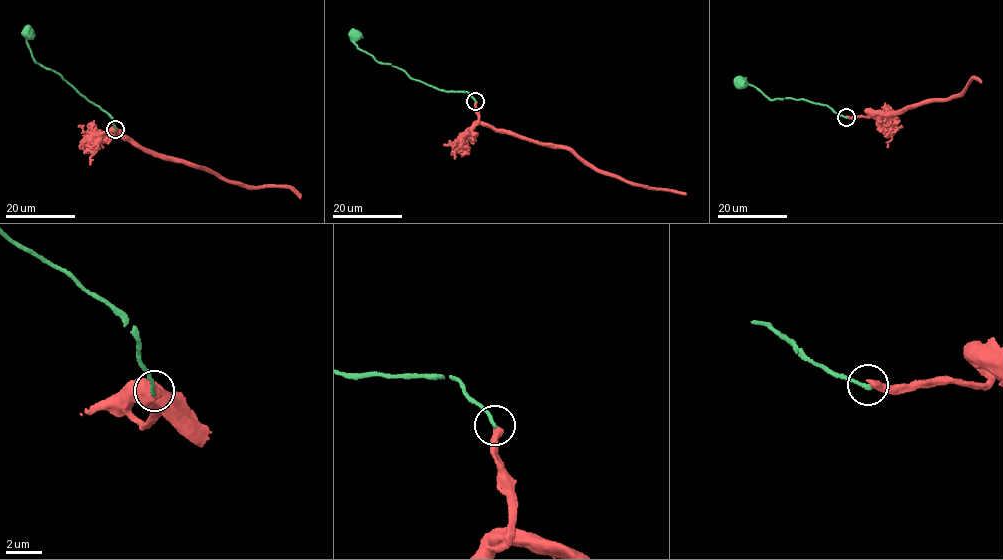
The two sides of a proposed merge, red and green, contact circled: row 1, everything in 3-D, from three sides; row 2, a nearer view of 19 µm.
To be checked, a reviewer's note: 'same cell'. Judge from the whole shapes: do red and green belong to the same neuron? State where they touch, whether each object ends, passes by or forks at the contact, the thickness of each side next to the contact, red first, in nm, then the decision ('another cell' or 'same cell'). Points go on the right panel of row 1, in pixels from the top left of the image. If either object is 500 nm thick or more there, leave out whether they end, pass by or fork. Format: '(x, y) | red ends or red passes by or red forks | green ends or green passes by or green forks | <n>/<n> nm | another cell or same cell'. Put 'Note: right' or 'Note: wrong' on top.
Note: wrong
(846, 117) | red ends | green ends | 400/220 nm | another cell

